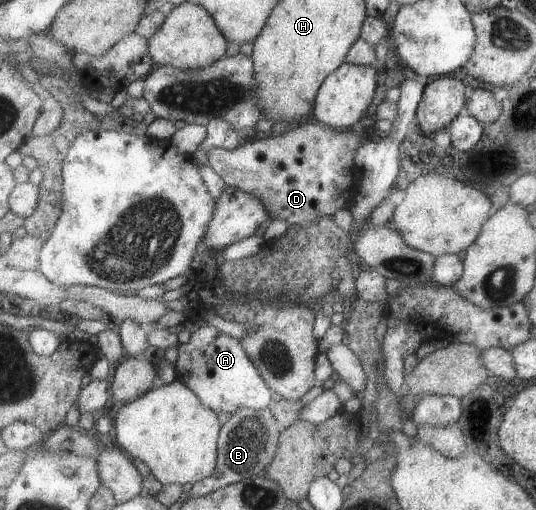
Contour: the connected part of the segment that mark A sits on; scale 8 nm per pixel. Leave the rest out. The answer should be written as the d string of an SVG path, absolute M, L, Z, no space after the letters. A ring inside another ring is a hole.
M207 325L199 327L188 343L181 343L176 350L174 365L177 378L185 380L185 384L201 397L205 406L230 415L240 408L260 411L267 409L267 406L273 407L277 396L253 362L252 356L249 356L243 339Z

